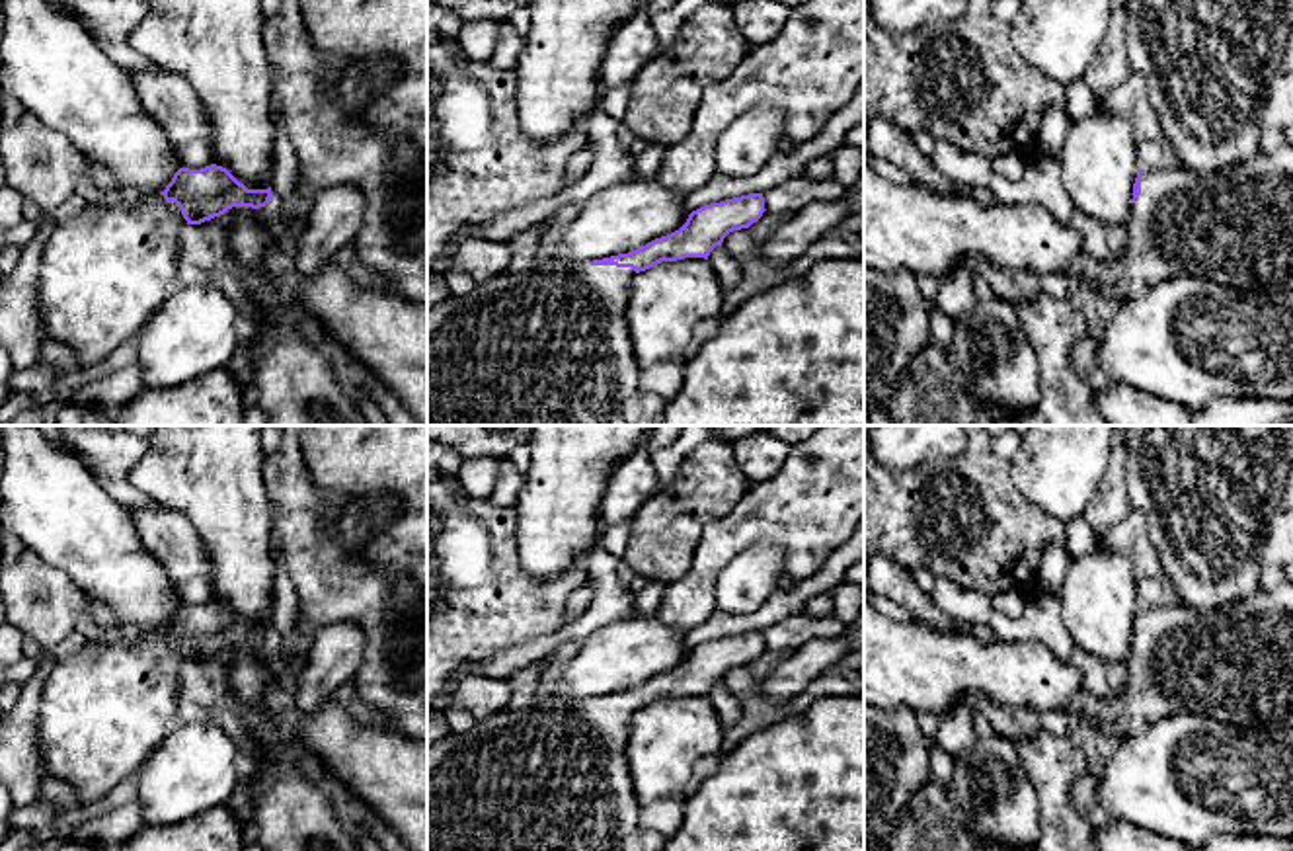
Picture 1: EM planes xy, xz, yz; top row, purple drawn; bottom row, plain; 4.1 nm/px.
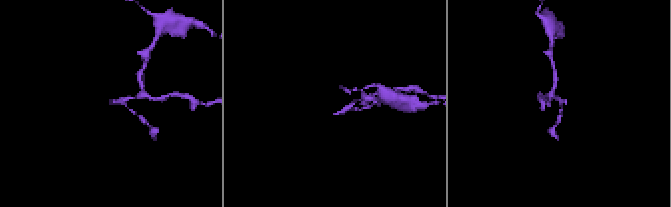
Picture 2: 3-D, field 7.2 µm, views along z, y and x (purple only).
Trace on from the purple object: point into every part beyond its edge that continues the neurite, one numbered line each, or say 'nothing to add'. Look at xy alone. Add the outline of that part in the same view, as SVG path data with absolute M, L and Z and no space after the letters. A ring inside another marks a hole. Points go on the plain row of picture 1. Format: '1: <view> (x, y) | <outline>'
1: xy (104, 709) | M88 630L72 656L47 664L37 720L41 771L72 785L80 806L101 800L119 781L138 773L177 722L177 681L189 664L174 638L131 634L103 642Z

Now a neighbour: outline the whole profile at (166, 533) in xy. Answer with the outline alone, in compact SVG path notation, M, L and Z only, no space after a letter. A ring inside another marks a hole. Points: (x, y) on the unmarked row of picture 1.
M168 507L129 509L137 533L176 582L211 580L211 558L193 525Z

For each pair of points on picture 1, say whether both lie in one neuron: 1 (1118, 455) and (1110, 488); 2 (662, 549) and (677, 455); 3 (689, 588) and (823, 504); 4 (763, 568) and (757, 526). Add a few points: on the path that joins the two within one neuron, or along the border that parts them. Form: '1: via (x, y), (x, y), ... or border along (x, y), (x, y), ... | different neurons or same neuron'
1: via (1116, 463), (1114, 481) | same neuron
2: border along (699, 445), (662, 488) | different neurons
3: via (718, 553), (749, 522), (788, 510) | same neuron
4: border along (783, 551), (773, 545), (751, 545), (722, 570) | different neurons

